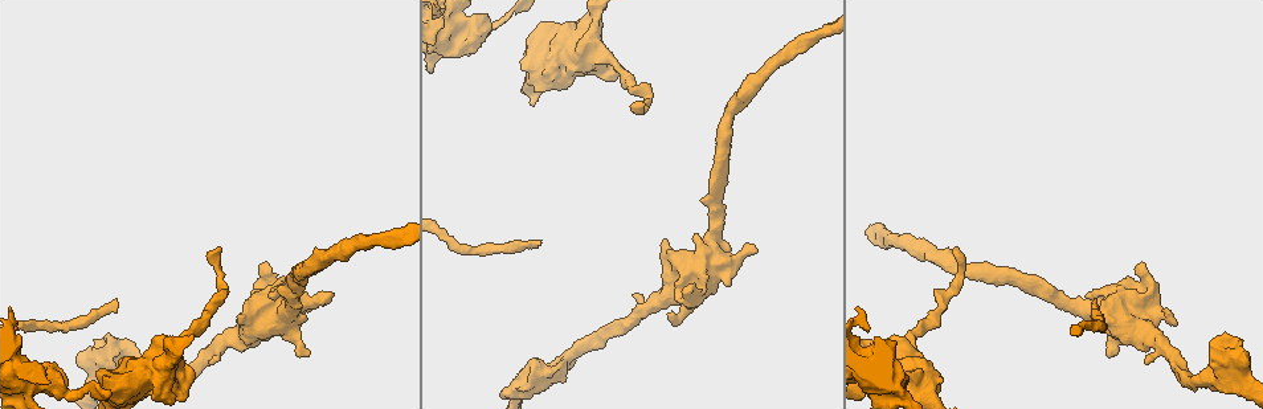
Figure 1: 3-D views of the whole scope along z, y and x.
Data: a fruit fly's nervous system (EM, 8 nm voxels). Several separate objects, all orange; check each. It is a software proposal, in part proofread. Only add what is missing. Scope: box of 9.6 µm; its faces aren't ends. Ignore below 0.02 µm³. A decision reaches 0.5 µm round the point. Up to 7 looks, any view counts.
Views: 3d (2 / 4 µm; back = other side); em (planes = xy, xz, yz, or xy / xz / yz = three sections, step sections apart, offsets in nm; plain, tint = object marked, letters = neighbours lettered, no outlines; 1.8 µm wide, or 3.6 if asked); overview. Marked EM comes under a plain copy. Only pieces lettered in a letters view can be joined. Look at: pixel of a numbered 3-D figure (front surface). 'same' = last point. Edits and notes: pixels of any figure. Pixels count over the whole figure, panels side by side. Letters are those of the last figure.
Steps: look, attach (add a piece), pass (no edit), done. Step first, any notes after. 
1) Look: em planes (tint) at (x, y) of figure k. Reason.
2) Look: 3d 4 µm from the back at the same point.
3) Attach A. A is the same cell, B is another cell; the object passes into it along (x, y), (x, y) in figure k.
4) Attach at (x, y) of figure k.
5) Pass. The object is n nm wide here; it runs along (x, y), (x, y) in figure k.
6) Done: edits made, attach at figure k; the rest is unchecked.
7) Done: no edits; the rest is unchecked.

Look: em xz step 16 (letters) at (755, 247) of figure 1.

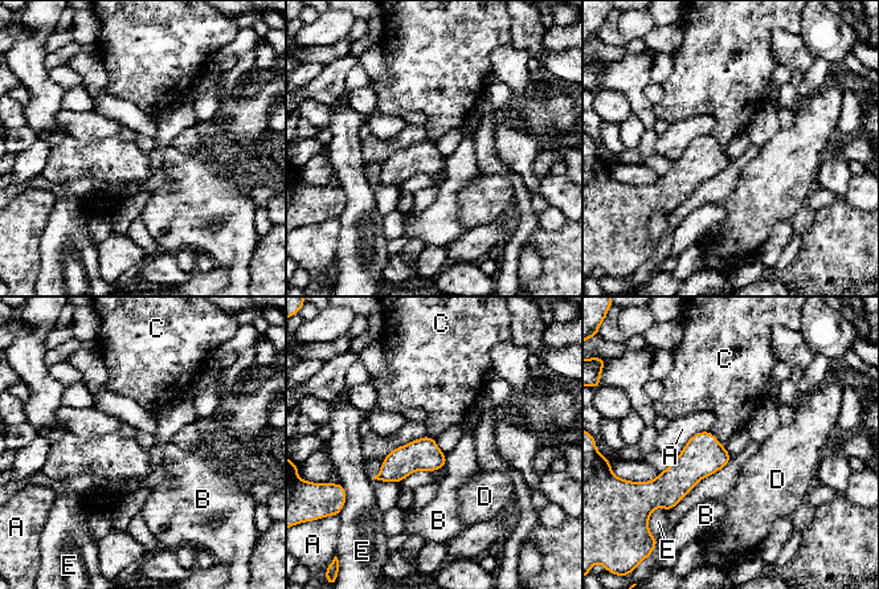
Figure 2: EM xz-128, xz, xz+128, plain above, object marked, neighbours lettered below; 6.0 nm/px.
Pass. A, B, C, D and E are other cells; a border runs along (708, 432), (724, 448) in figure 2; none of them fits.

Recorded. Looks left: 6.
Look: em planes (letters) at (118, 302) of figure 1. Long arm stops here.

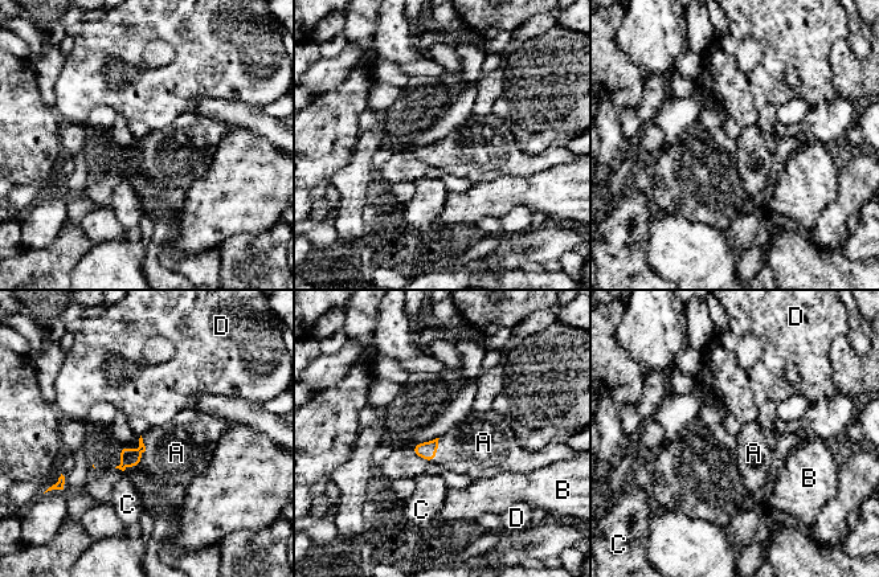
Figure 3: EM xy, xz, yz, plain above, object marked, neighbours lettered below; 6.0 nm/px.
Attach A. The longest contact is with A, 190 nm; A is the same cell, B, C and D are other cells; the object passes into it along (129, 457), (144, 450), (176, 453) in figure 3; the neuron continues.

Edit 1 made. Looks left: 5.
Look: overview.

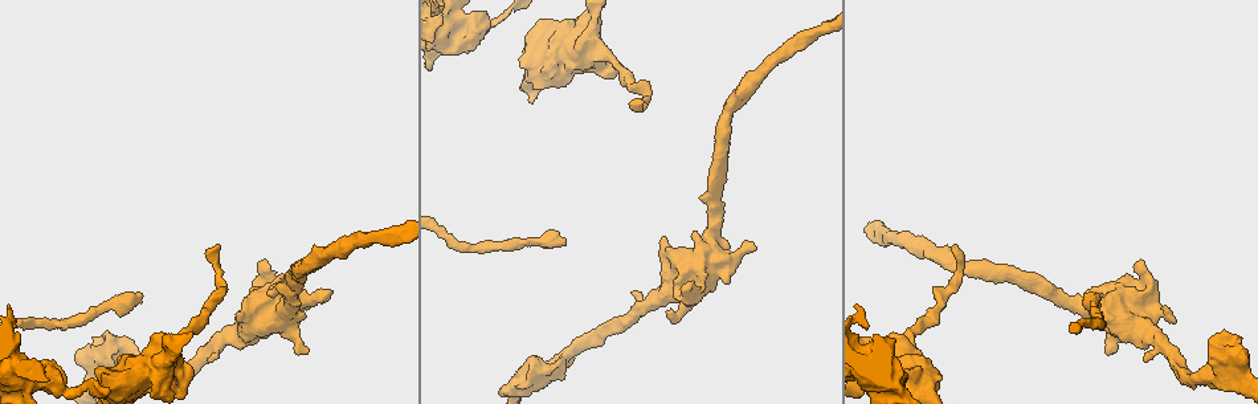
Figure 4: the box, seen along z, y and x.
Look: em 3.6 µm yz step 16 (letters) at (30, 381) of figure 4. Sharp bend.

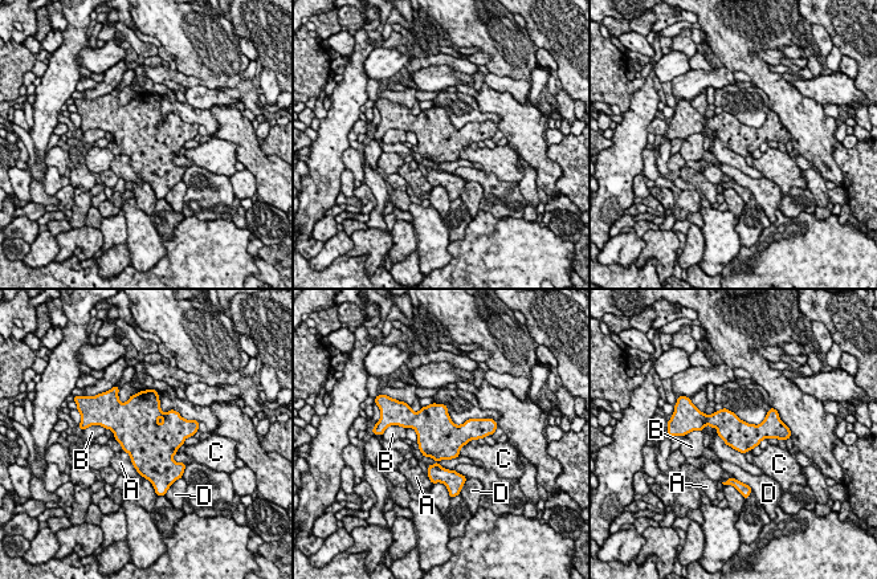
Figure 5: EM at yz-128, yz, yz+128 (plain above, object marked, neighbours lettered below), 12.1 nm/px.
Look: em 3.6 µm planes (letters) at the same point.

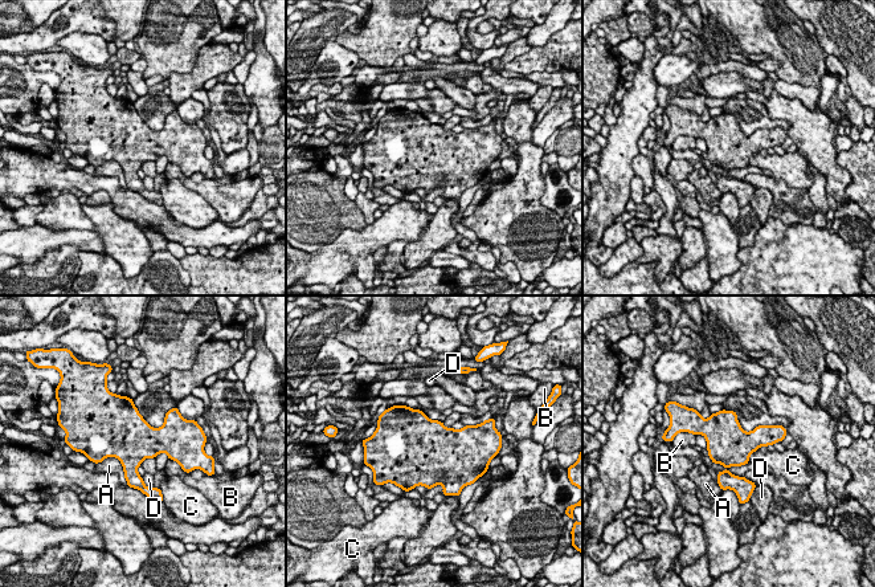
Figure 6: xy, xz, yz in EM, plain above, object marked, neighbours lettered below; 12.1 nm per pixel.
Pass. The object is 550 nm wide here; A, B, C and D are other cells; a border runs along (97, 463), (115, 457), (125, 477) in figure 6; no lettered piece goes on from it.

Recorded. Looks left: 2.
Done: edits made, attach at figure 3; the rest is unchecked.

